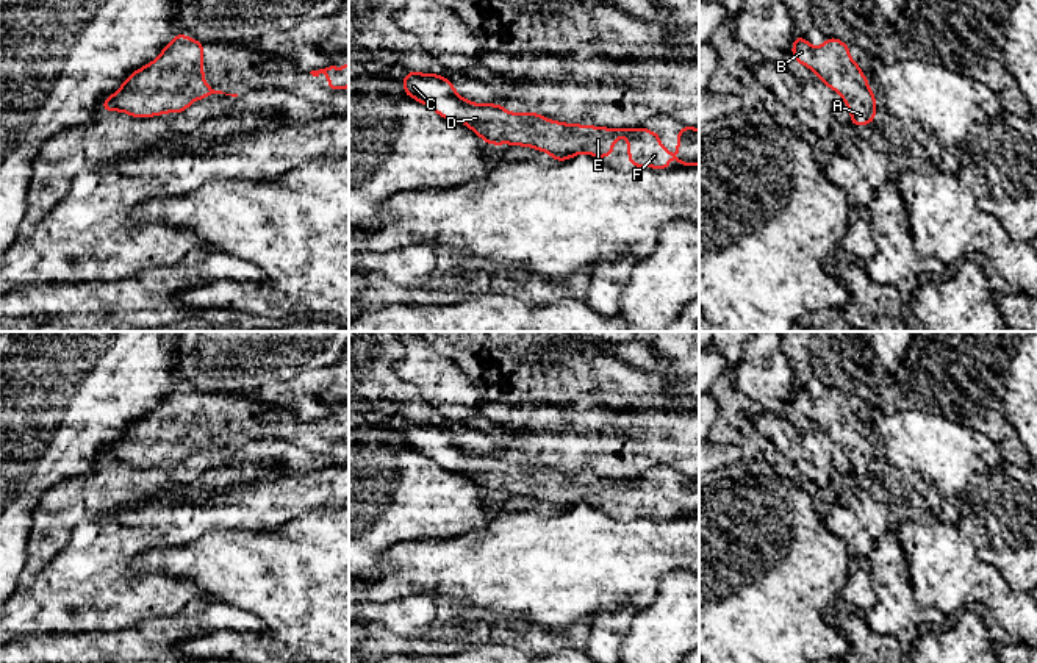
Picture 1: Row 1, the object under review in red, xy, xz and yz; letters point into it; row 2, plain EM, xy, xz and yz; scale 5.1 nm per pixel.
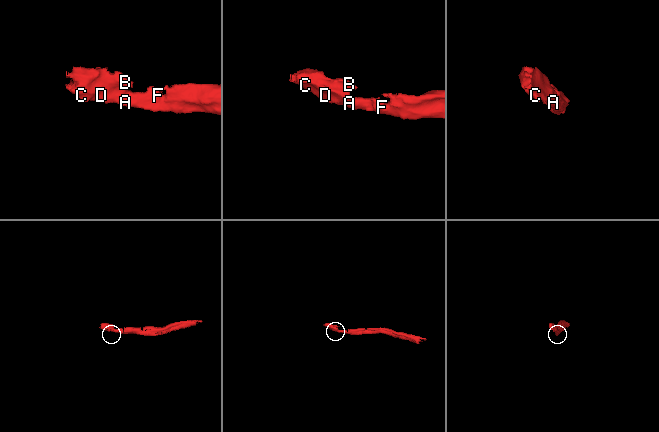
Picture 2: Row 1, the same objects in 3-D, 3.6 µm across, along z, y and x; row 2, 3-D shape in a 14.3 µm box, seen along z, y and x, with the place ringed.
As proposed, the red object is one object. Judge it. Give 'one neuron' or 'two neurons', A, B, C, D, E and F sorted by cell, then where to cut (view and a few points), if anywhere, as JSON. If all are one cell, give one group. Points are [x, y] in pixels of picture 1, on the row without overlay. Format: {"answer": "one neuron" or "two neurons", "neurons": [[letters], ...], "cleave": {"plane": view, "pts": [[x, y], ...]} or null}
{"answer": "one neuron", "neurons": [["A", "B", "C", "D", "E", "F"]], "cleave": null}

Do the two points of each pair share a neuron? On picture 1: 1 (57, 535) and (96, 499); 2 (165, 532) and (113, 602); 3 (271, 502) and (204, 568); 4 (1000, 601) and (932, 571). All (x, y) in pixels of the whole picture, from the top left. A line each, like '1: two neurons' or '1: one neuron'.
1: one neuron
2: one neuron
3: two neurons
4: one neuron

